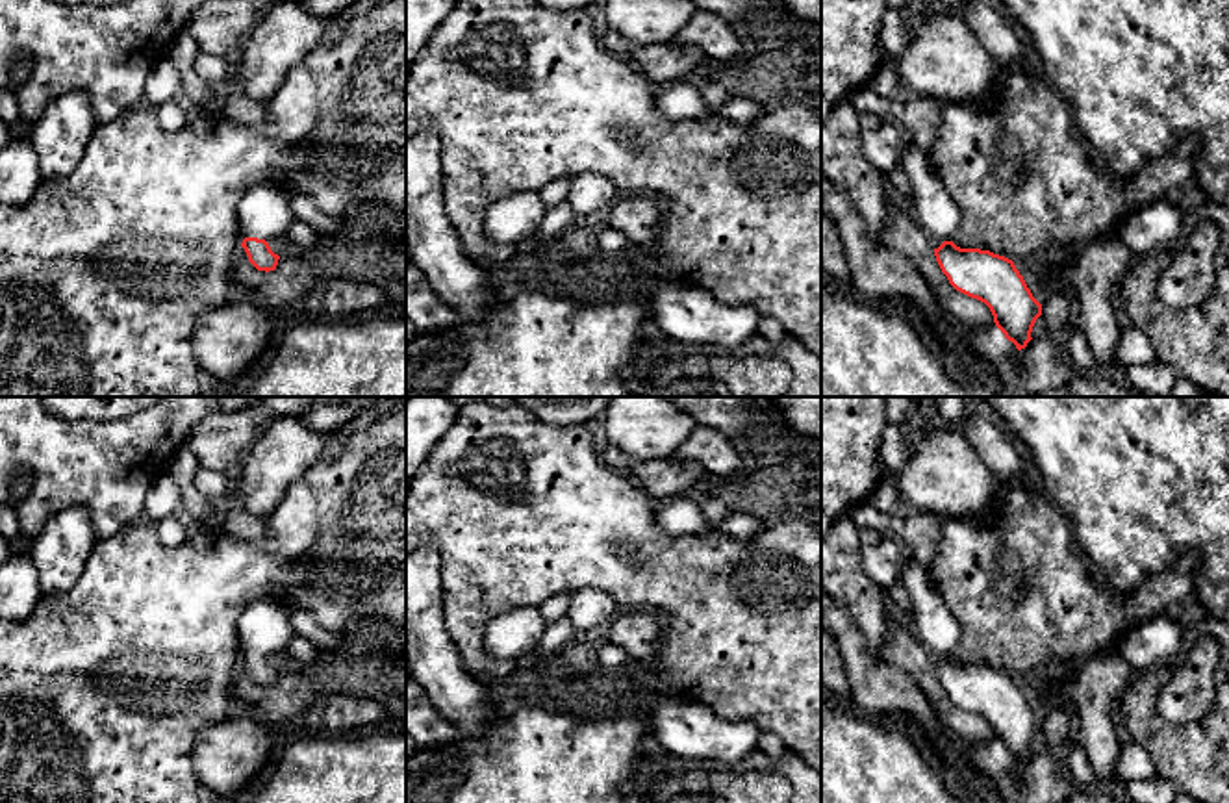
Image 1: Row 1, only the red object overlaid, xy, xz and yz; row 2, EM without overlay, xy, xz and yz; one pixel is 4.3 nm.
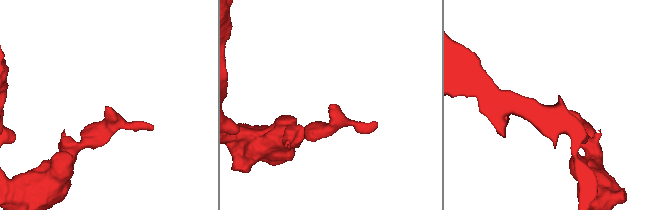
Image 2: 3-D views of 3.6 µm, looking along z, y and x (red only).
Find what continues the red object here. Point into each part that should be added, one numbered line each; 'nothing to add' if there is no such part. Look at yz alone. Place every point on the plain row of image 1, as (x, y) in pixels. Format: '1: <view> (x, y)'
1: yz (938, 629)

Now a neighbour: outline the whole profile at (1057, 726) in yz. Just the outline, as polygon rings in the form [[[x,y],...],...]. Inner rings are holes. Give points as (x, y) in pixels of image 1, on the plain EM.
[[[1051,703],[1042,718],[1042,733],[1049,747],[1073,740],[1073,718],[1066,705]]]

